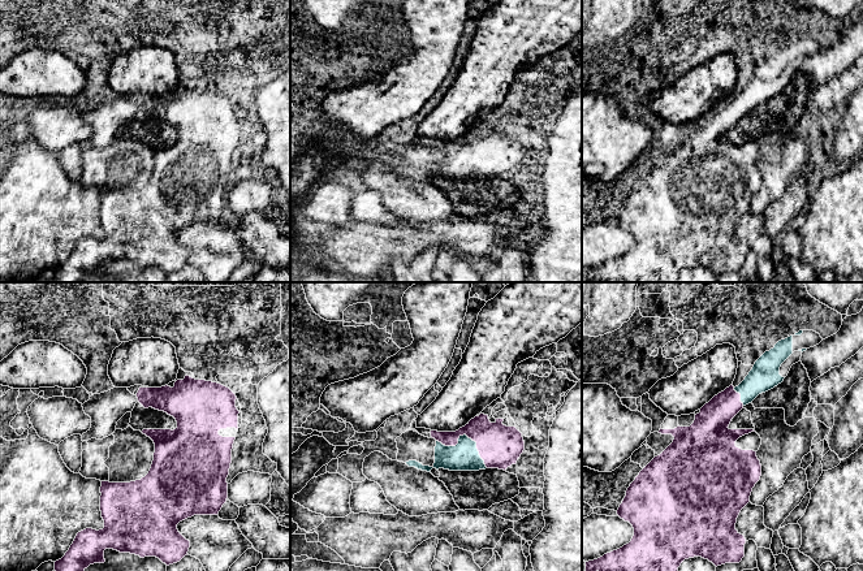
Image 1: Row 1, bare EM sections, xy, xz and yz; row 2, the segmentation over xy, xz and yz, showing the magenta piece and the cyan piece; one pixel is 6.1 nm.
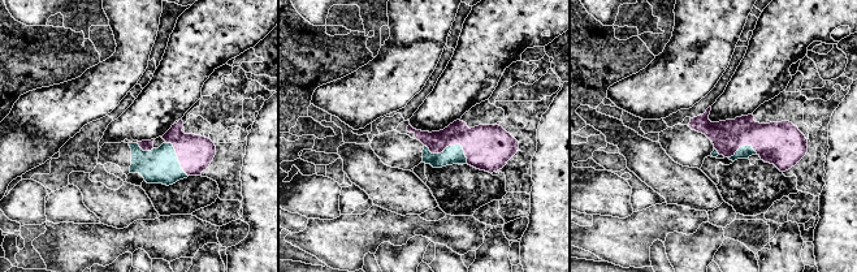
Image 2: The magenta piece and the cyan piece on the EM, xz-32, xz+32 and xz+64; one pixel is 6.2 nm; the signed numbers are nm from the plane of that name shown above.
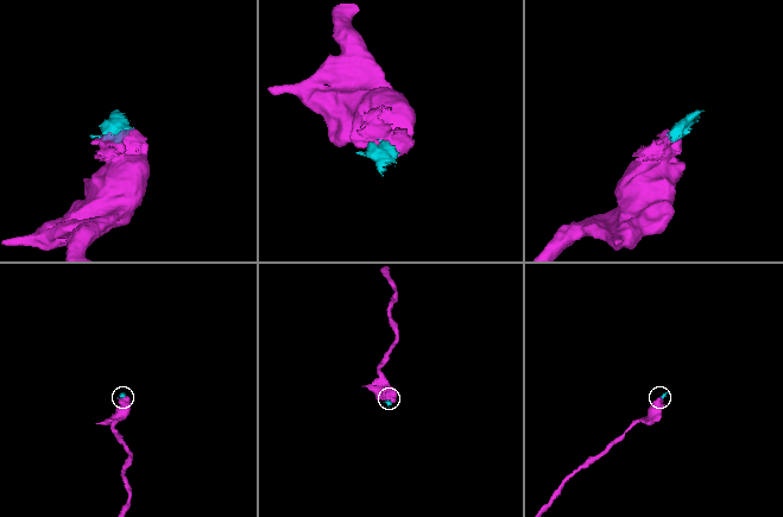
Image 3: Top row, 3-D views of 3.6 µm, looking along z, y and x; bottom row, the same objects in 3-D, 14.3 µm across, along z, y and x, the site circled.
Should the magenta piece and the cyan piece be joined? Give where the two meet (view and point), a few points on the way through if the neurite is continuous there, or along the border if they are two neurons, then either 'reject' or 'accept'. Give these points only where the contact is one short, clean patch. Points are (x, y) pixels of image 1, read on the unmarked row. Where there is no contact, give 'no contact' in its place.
meets magenta in xz at (467, 145); runs through xz (500, 155), (478, 154), (467, 145), (464, 165); accept

